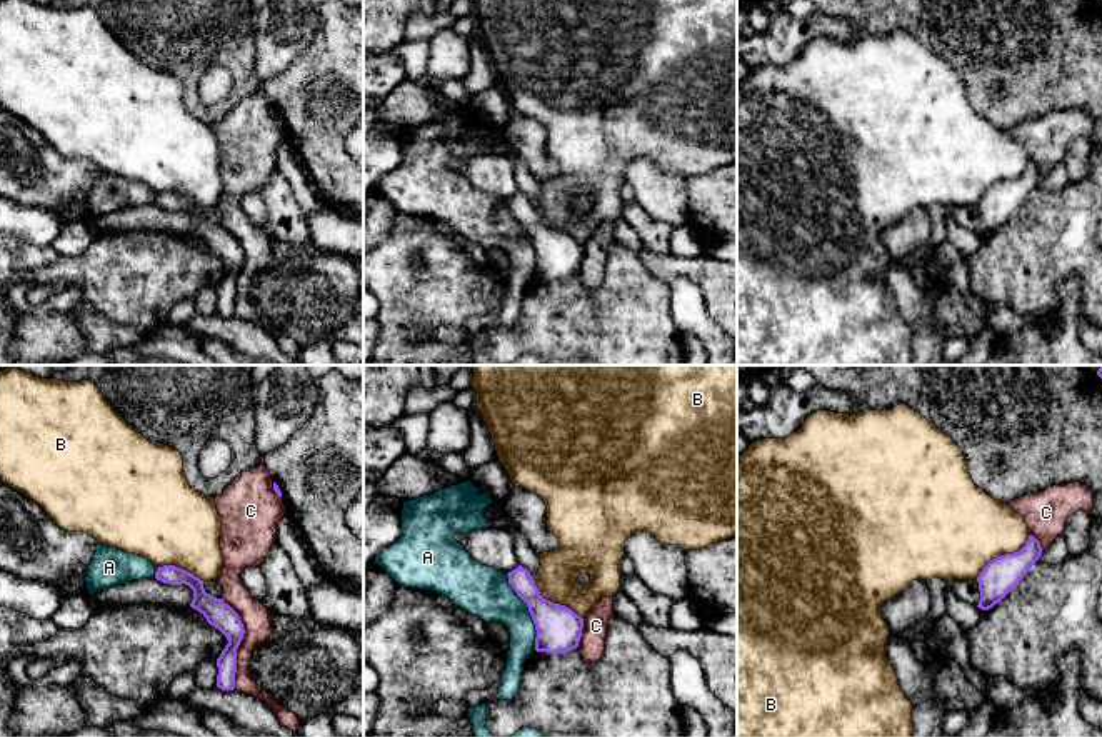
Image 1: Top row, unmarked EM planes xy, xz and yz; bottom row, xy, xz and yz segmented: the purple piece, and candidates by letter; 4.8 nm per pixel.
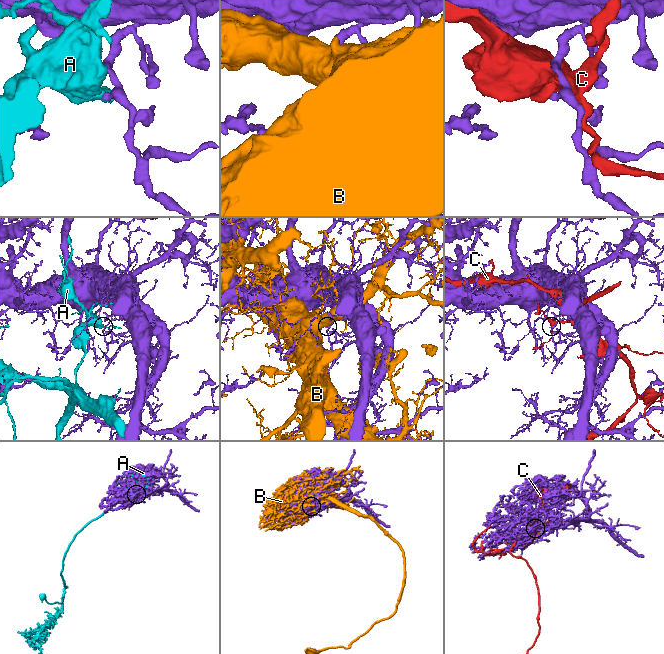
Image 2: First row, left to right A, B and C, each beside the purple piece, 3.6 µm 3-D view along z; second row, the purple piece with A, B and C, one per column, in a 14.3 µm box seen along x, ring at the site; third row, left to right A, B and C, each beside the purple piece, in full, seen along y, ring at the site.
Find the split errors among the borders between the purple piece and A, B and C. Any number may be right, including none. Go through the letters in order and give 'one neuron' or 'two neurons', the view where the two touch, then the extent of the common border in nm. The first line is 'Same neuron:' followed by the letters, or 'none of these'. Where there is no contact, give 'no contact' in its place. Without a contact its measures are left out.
Same neuron: none of these
A: two neurons; contact in xz; length 400 nm
B: two neurons; contact in yz; length 340 nm
C: two neurons; contact in xy; length 440 nm

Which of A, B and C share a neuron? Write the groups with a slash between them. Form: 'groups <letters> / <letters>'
groups A / B / C

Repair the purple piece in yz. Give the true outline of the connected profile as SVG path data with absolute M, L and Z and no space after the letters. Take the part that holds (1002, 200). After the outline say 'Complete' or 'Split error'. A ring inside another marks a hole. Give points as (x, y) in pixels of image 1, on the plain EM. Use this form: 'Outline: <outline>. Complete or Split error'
Outline: M1029 162L1029 167L1019 178L990 187L977 203L980 217L977 233L989 237L999 230L1020 210L1029 195L1039 187L1040 180L1040 168L1034 162Z. Complete

